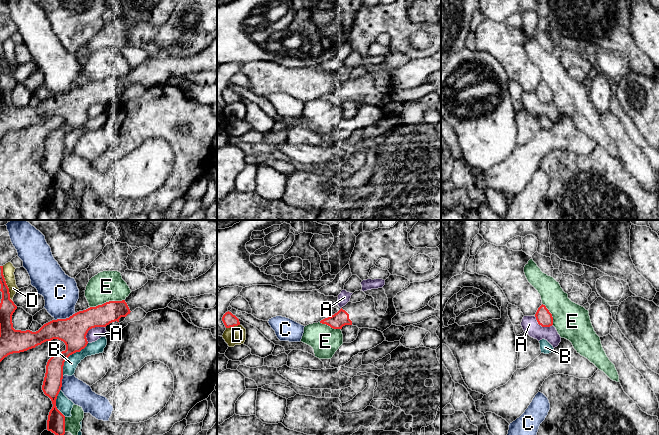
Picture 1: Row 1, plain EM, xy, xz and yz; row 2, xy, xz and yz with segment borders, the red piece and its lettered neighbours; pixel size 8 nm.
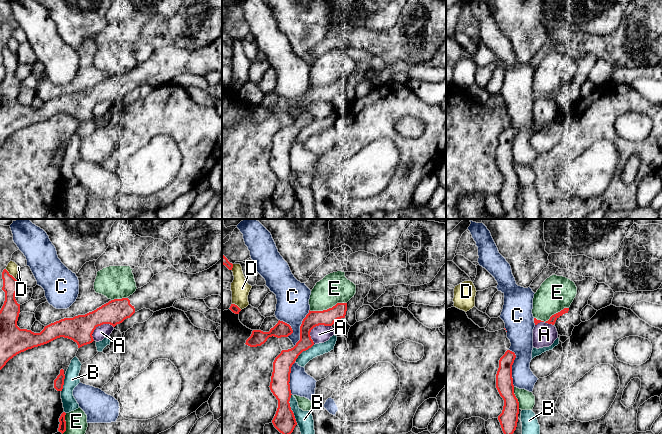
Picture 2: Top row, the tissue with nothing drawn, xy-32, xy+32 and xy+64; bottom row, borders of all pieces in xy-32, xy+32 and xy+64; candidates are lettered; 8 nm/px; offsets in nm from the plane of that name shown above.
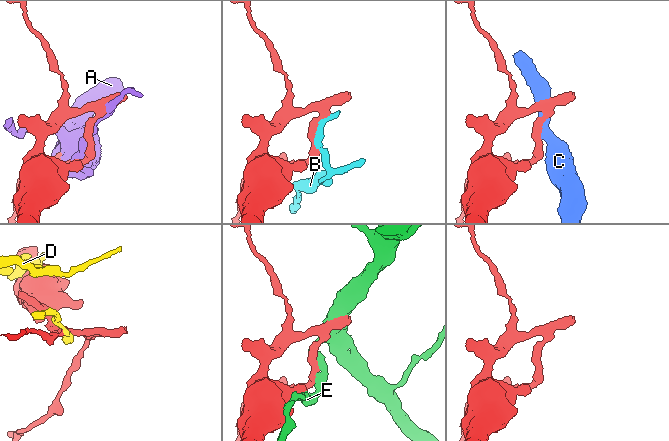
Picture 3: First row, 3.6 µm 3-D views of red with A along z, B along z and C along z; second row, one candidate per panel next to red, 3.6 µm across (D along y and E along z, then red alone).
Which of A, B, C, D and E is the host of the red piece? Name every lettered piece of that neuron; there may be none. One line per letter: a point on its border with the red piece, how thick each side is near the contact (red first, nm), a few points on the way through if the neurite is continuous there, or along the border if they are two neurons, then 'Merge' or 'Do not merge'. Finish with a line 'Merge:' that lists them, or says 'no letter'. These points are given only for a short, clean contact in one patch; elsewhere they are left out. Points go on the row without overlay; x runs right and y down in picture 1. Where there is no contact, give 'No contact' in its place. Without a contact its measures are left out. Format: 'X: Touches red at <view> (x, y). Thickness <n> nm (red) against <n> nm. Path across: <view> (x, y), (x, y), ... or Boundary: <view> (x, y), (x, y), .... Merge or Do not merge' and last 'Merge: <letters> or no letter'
A: Touches red at xy (90, 104). Thickness 220 nm (red) against 100 nm. Do not merge
B: Touches red at xy (69, 131). Thickness 220 nm (red) against 110 nm. Do not merge
C: Touches red at xy (66, 94). Thickness 220 nm (red) against 280 nm. Do not merge
D: Touches red at xy (6, 60). Thickness 130 nm (red) against 100 nm. Boundary: xy (2, 42), (2, 50), (8, 64), (9, 74), (12, 77). Do not merge
E: Touches red at xy (107, 78). Thickness 180 nm (red) against 240 nm. Do not merge
Merge: no letter

